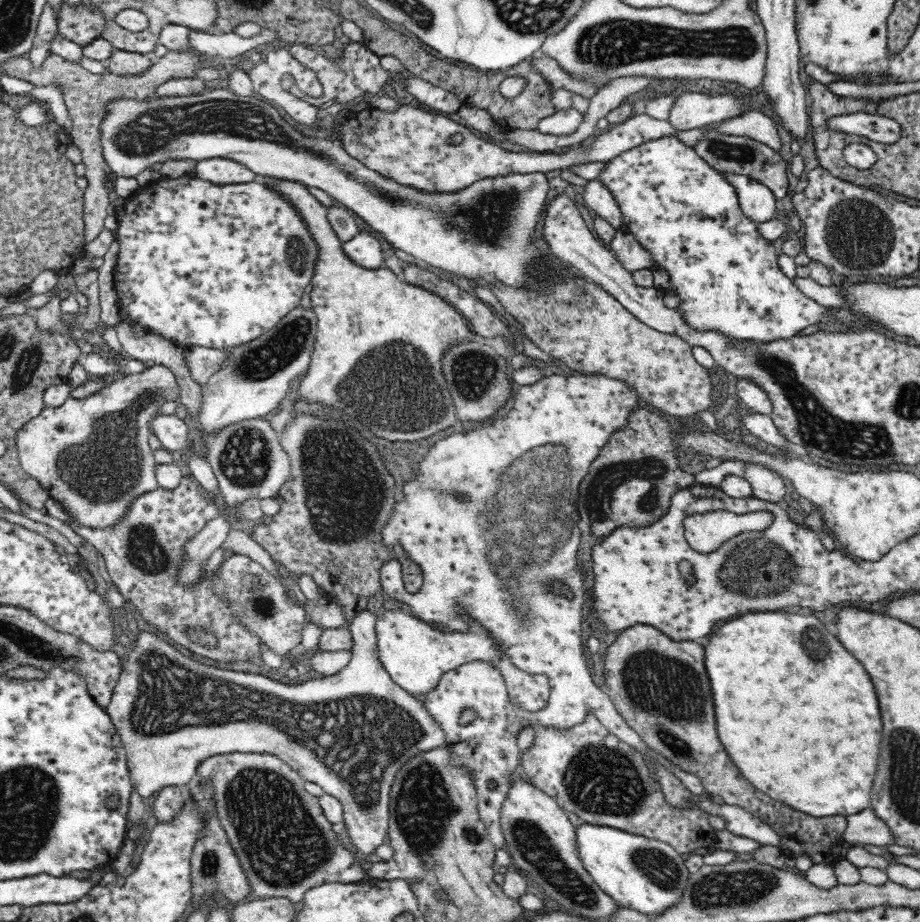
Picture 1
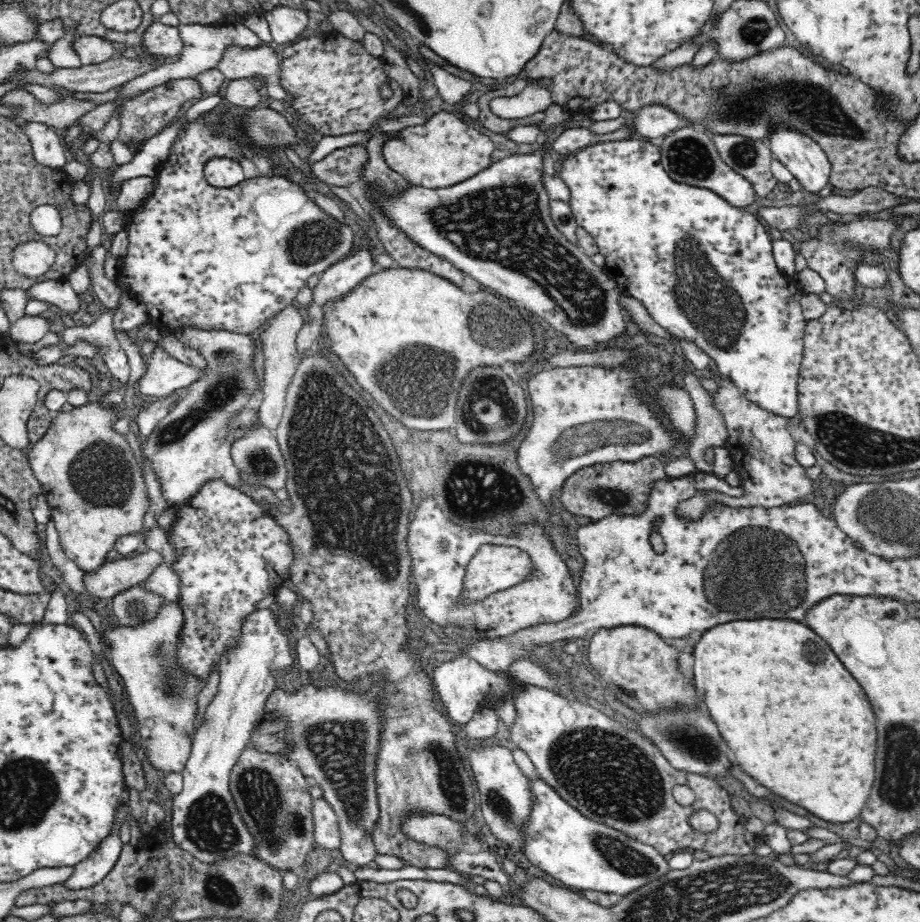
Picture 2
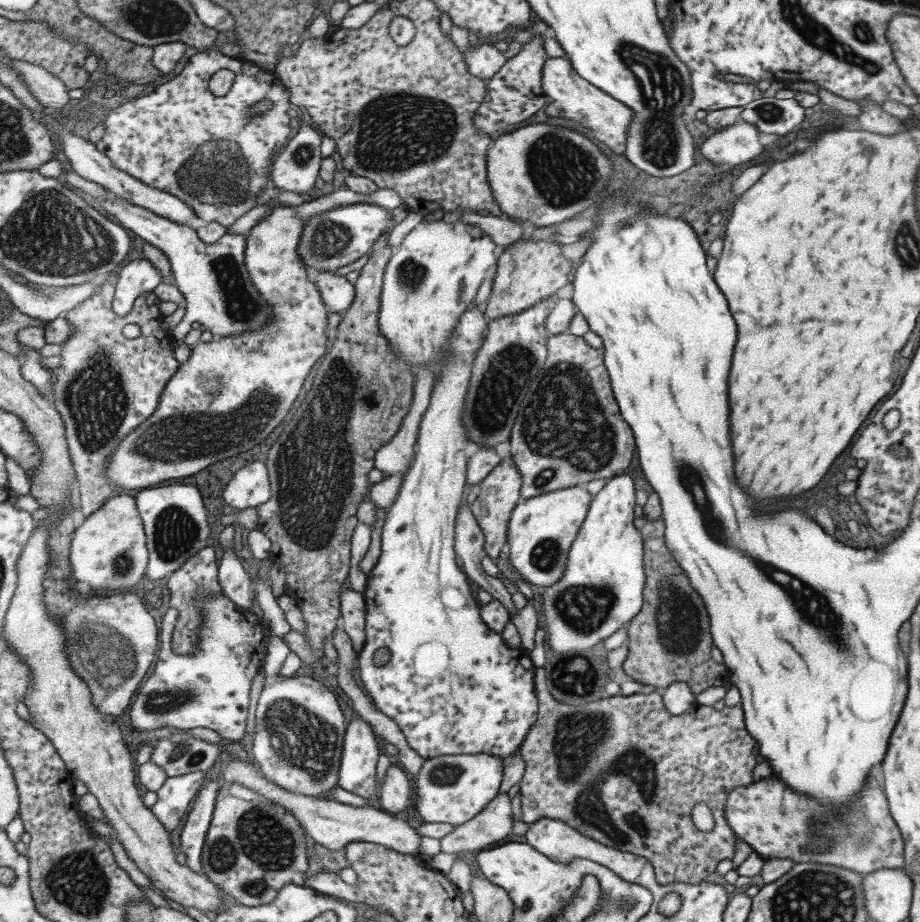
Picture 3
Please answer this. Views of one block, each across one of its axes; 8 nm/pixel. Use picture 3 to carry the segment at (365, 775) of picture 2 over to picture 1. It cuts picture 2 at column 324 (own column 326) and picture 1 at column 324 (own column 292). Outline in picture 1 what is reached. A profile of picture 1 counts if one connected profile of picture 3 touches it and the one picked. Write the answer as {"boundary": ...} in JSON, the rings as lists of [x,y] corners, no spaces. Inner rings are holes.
{"boundary":[[[367,610],[359,611],[354,617],[350,626],[351,633],[353,634],[351,659],[342,670],[330,676],[324,676],[323,678],[316,677],[299,684],[290,685],[262,675],[261,673],[222,669],[194,661],[190,657],[186,657],[183,653],[180,653],[175,648],[175,645],[163,640],[162,637],[157,636],[155,633],[139,630],[133,615],[129,613],[126,624],[128,625],[127,632],[132,638],[129,647],[130,652],[128,659],[122,662],[122,672],[120,672],[118,682],[111,696],[111,702],[105,708],[105,712],[112,719],[114,727],[118,729],[118,735],[120,735],[124,749],[127,752],[129,778],[135,791],[143,797],[147,797],[152,796],[154,792],[162,790],[165,786],[178,786],[182,788],[196,778],[197,770],[200,768],[202,762],[217,754],[237,752],[273,754],[282,759],[283,762],[286,762],[293,770],[296,770],[302,779],[317,784],[322,787],[324,793],[336,797],[341,802],[344,828],[346,828],[346,832],[350,841],[354,844],[354,848],[366,856],[374,853],[378,849],[378,846],[388,842],[390,790],[398,770],[407,762],[406,760],[408,758],[418,755],[418,752],[444,746],[446,742],[446,732],[444,732],[440,723],[436,722],[436,719],[430,715],[425,702],[422,702],[421,699],[406,692],[399,684],[396,684],[379,659],[377,645],[379,638],[376,634],[377,617],[378,614],[372,614]]]}

